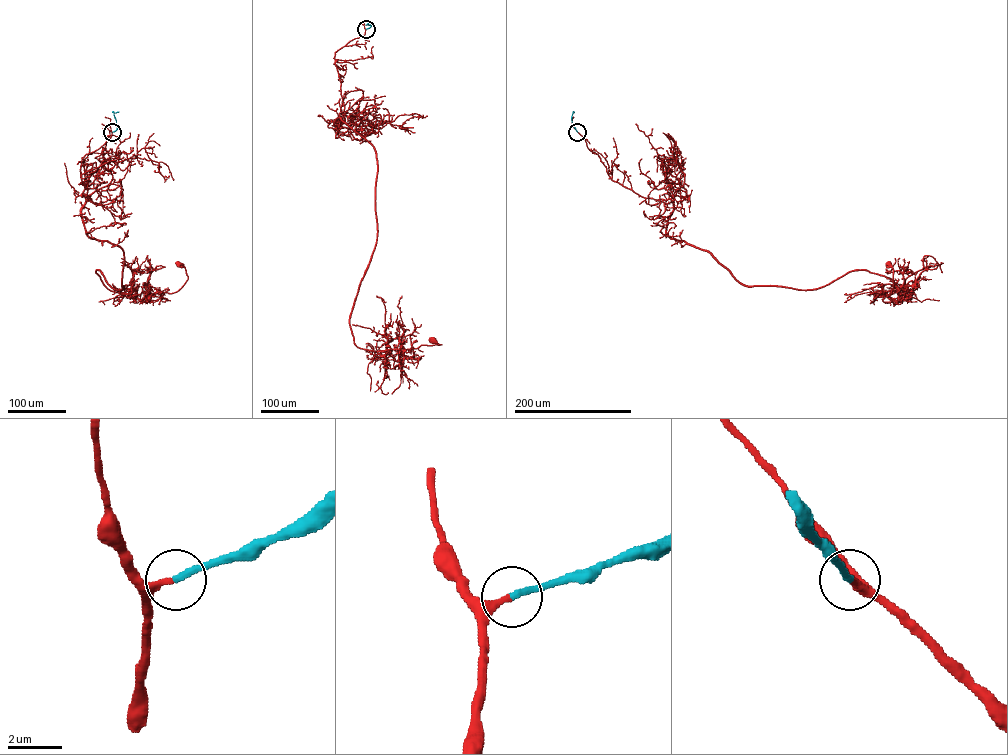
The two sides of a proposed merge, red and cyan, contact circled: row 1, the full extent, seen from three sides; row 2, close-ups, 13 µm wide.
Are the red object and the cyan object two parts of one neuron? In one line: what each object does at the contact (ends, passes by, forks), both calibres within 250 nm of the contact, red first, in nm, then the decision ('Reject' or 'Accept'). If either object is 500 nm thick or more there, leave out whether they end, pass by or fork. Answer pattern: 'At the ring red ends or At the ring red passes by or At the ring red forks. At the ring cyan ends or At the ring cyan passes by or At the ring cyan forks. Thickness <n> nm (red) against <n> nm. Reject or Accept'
At the ring red ends. At the ring cyan ends. Thickness 240 nm (red) against 260 nm. Accept

